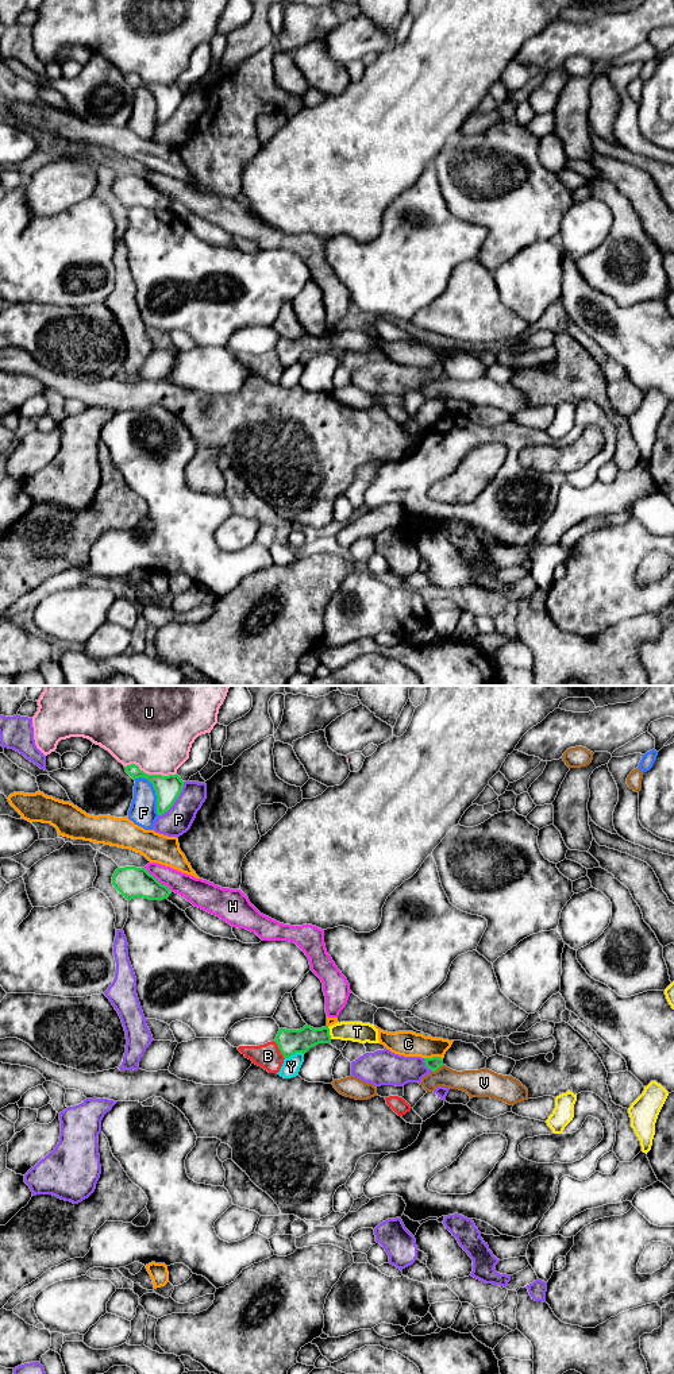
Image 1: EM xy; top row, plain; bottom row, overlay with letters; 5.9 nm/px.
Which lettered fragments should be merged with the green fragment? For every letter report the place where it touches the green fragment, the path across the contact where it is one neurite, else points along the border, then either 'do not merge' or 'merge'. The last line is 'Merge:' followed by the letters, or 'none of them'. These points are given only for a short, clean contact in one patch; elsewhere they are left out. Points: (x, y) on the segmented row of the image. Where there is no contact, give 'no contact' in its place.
B: xy (280, 1050) | along xy (273, 1041), (284, 1058) | do not merge
C: xy (434, 1057) | do not merge
F: xy (156, 792) | do not merge
H: xy (157, 880) | do not merge
P: xy (176, 799) | do not merge
T: xy (328, 1033) | across xy (289, 1042), (328, 1033), (357, 1031) | merge
U: xy (150, 775) | do not merge
V: xy (436, 1069) | do not merge
Y: xy (293, 1053) | along xy (303, 1053), (295, 1053), (285, 1058) | do not merge
Merge: T

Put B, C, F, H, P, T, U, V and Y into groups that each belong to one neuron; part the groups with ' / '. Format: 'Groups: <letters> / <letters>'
Groups: B / C / F / H / P / T / U / V / Y

